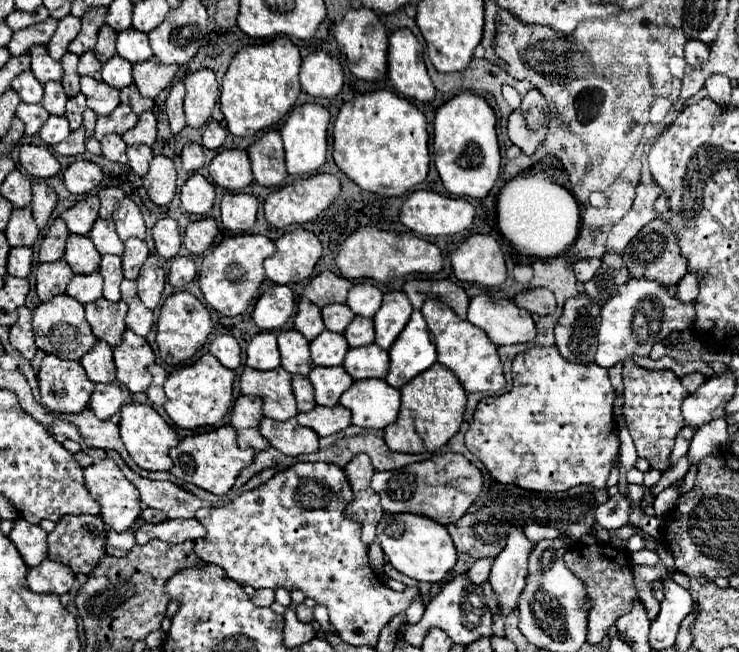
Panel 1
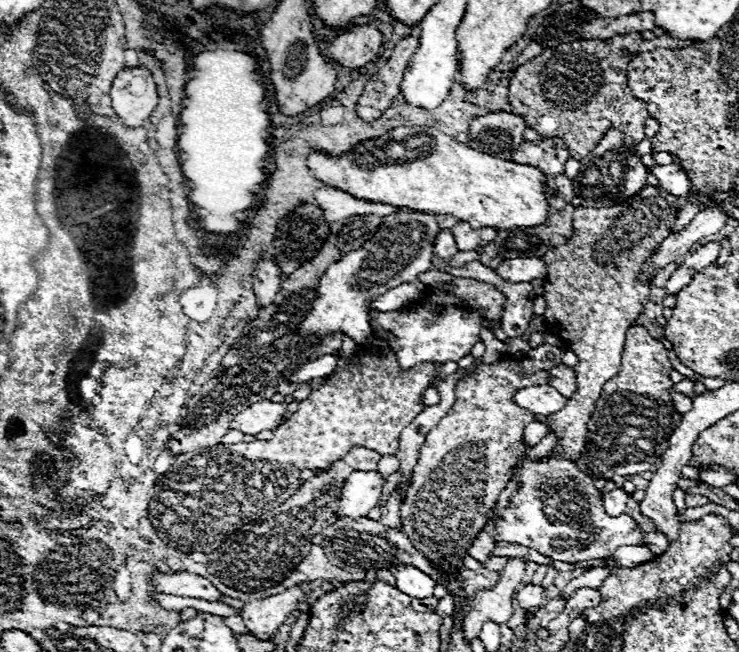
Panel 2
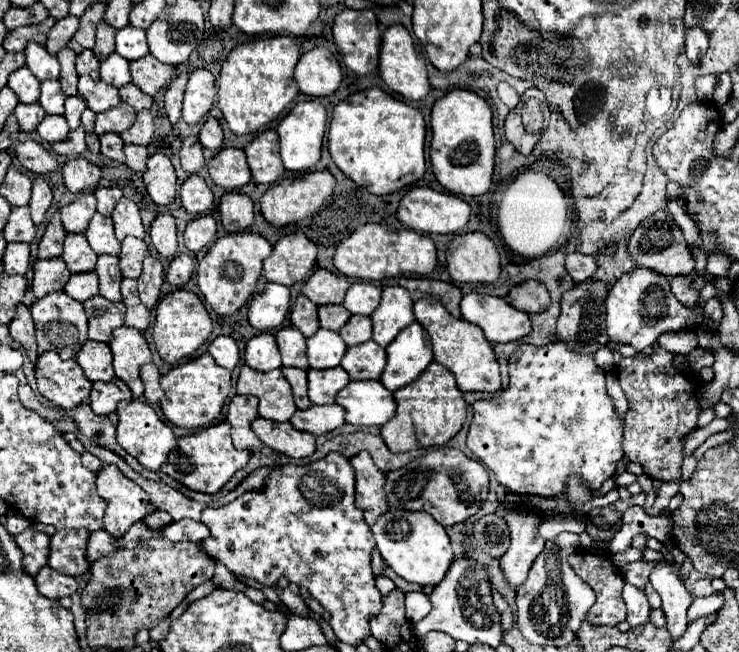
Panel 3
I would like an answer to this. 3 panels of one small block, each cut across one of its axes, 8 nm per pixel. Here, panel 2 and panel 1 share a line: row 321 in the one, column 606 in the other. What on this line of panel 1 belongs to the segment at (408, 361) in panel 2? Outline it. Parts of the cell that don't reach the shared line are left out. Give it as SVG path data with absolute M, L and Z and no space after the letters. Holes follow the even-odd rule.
M552 346L552 348L530 348L522 354L518 354L514 364L512 364L512 376L514 376L514 388L510 392L500 394L500 396L488 396L488 398L478 402L474 418L472 418L468 432L466 432L466 448L470 452L474 452L480 458L480 462L486 466L490 476L502 484L516 484L524 490L536 490L536 492L562 492L562 490L570 490L572 486L578 486L578 484L592 484L596 488L606 488L606 480L608 480L610 468L618 456L618 446L620 446L618 428L616 428L616 420L612 414L616 394L614 394L614 388L608 380L608 370L600 368L596 362L572 364L560 356L556 346Z

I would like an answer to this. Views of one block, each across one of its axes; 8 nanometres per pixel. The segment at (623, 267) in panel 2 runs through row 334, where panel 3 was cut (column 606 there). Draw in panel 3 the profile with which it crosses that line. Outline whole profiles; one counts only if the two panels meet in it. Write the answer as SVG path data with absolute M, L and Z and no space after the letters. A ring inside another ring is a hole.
M580 550L568 556L568 562L574 572L596 592L596 604L588 612L588 620L598 626L618 626L624 622L624 578L612 564L610 556L598 556L588 550Z

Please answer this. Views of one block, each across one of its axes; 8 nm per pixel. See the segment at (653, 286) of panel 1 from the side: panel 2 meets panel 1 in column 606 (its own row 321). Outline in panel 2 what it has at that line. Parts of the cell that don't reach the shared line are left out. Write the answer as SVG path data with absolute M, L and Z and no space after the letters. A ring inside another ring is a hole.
M400 208L380 224L378 232L356 252L348 252L342 260L332 262L316 288L316 300L308 312L308 318L300 322L296 334L300 336L326 336L344 332L354 338L356 344L368 344L372 328L368 322L368 310L374 298L390 288L406 282L414 282L418 274L432 268L432 248L440 226L434 216Z

